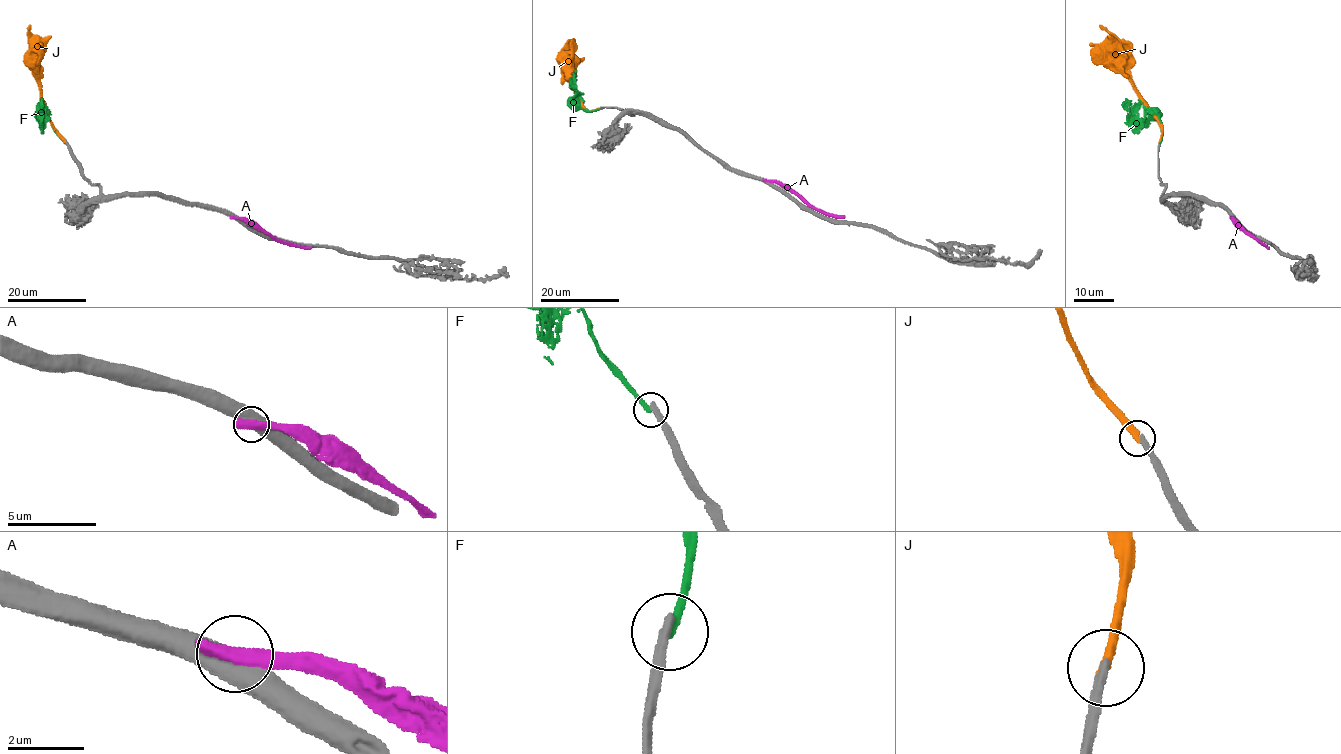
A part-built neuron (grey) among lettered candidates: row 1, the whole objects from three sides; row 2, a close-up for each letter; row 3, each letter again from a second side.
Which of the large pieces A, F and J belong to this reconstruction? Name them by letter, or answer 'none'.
J

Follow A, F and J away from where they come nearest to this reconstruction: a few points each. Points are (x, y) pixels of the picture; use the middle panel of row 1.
A: (767, 180), (788, 185), (817, 209), (844, 218)
F: (598, 109), (585, 111), (574, 97), (576, 92), (570, 79), (575, 74)
J: (598, 109), (588, 111), (578, 100), (573, 69), (562, 57), (563, 48)

